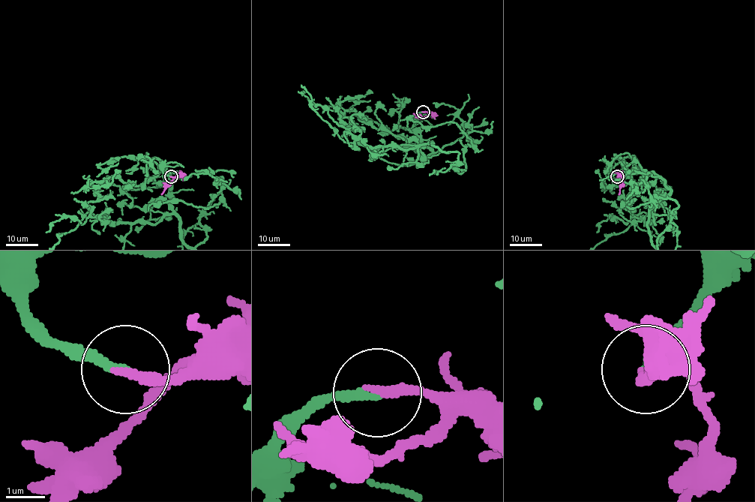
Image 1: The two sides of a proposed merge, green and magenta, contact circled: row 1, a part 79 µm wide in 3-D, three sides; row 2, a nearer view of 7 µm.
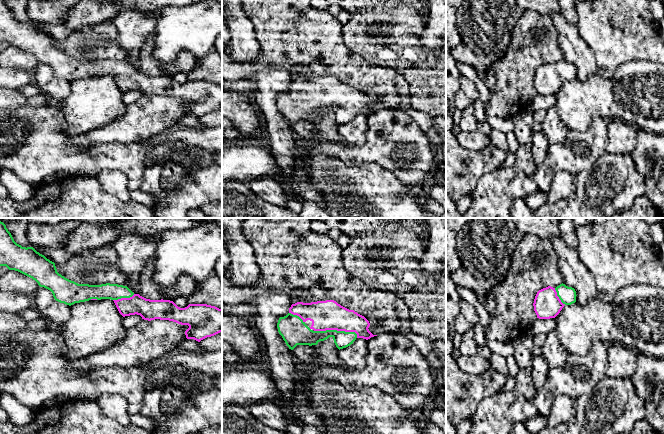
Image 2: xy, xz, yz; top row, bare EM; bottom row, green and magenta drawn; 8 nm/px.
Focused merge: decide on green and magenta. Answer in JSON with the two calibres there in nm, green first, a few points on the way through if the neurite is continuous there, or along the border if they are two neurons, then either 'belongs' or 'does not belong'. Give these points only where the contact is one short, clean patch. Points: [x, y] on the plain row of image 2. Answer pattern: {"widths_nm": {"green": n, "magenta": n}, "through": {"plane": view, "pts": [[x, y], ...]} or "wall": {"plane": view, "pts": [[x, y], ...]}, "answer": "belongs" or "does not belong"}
{"widths_nm": {"green": 140, "magenta": 240}, "answer": "belongs"}

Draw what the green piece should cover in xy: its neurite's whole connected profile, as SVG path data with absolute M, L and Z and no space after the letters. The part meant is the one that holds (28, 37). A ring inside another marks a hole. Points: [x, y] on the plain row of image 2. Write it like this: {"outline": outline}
{"outline": "M0 0L0 42L6 42L9 46L18 47L33 56L40 63L50 66L56 77L66 81L85 78L89 76L111 75L114 77L119 89L125 93L140 91L144 96L169 96L181 101L188 101L185 107L187 115L198 118L222 108L222 85L207 80L189 80L185 84L178 83L170 76L150 76L139 70L134 70L127 62L118 60L89 61L78 60L57 48L55 39L37 28L33 23L22 23L17 20L5 0Z"}

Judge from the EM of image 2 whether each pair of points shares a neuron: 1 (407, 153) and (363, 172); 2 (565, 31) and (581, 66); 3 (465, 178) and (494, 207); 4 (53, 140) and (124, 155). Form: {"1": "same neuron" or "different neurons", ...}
{"1": "different neurons", "2": "same neuron", "3": "different neurons", "4": "same neuron"}

